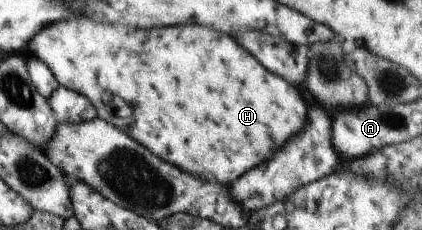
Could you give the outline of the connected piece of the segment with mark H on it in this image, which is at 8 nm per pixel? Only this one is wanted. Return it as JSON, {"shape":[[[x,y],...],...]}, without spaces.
{"shape":[[[84,16],[71,18],[71,20],[59,20],[59,22],[53,22],[53,24],[45,26],[41,32],[37,32],[31,38],[31,42],[27,44],[25,55],[44,62],[59,85],[77,91],[79,94],[84,94],[95,106],[100,119],[114,124],[119,130],[129,134],[133,140],[137,140],[139,144],[149,148],[153,154],[157,154],[161,160],[165,158],[165,162],[175,164],[179,170],[185,170],[187,174],[193,174],[193,176],[201,178],[202,181],[217,182],[217,184],[230,187],[239,176],[243,176],[243,172],[247,172],[249,168],[253,168],[253,166],[261,164],[265,158],[269,158],[273,154],[273,148],[283,146],[285,140],[289,136],[297,134],[297,130],[301,130],[301,126],[305,124],[307,106],[305,106],[305,100],[299,96],[299,90],[295,86],[291,86],[289,82],[285,82],[281,76],[271,74],[267,68],[263,68],[249,52],[245,52],[227,34],[221,34],[221,32],[215,32],[207,26],[197,26],[197,24],[193,24],[193,26],[171,26],[171,28],[153,28],[153,30],[139,30],[139,28],[131,28],[131,26],[119,26],[119,28],[123,30],[123,34],[115,34],[115,26],[111,26],[111,24],[93,22],[93,20]]]}

